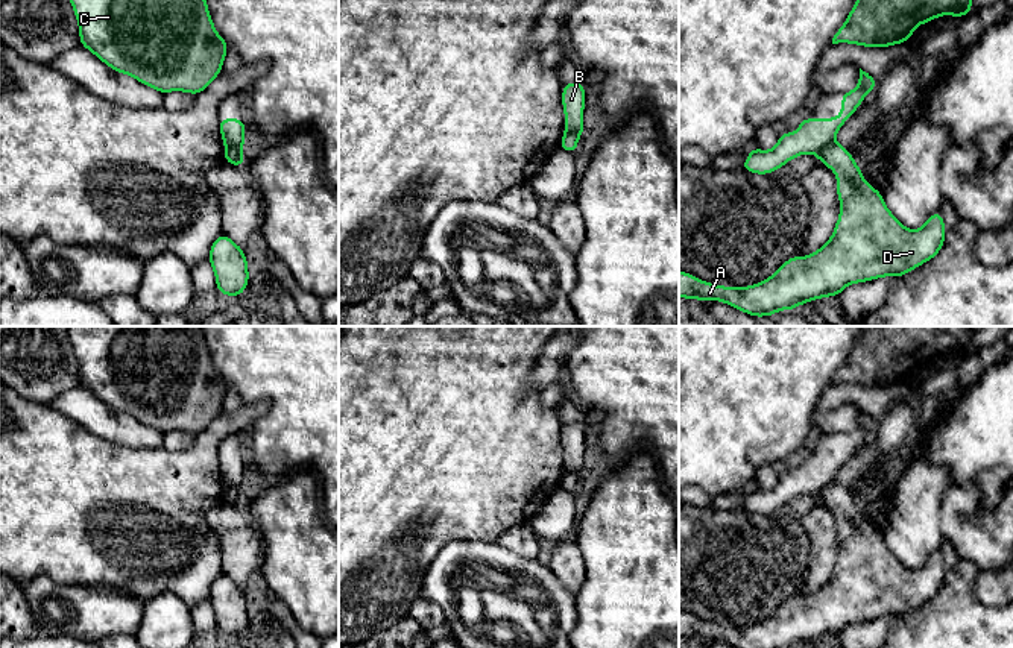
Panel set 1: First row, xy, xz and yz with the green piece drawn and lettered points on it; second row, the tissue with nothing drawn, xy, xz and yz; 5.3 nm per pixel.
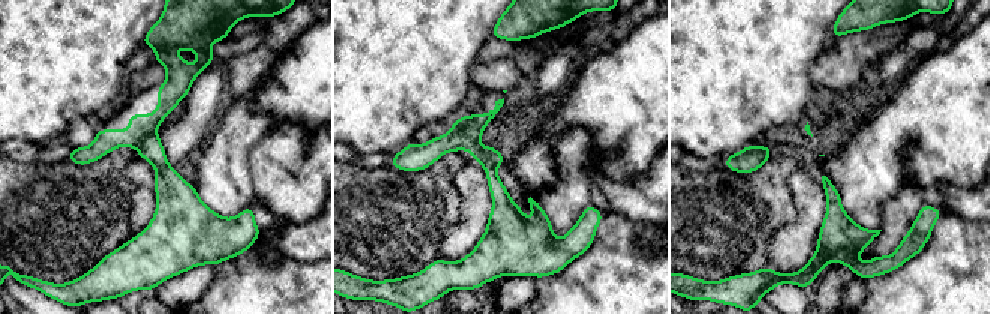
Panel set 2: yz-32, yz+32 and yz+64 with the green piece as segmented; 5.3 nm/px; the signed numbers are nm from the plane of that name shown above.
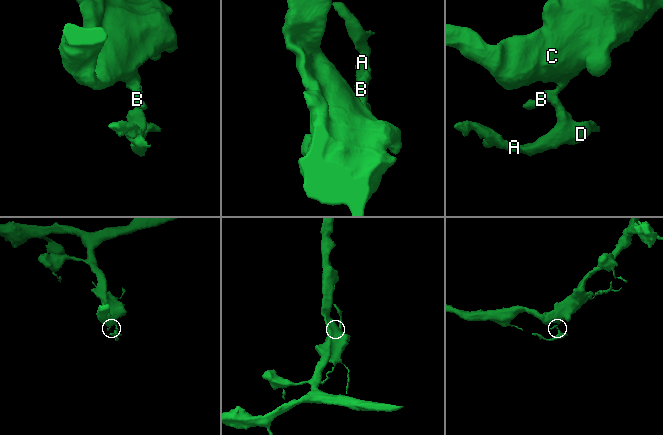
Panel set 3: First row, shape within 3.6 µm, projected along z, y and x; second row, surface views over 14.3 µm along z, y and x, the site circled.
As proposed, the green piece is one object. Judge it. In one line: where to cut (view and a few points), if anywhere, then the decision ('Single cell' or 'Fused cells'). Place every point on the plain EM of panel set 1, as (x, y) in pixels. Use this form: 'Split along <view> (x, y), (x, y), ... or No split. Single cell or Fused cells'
Split along yz (833, 480), (817, 495). Fused cells

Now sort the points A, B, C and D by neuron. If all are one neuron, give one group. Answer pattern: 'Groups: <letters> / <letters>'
Groups: A D / B C

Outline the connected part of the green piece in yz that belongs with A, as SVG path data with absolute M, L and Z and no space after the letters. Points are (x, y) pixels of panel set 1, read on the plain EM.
M831 481L819 495L819 501L835 513L840 539L834 574L819 590L806 596L791 596L770 618L743 628L709 624L679 612L679 636L720 640L734 648L797 648L820 637L838 636L850 624L904 616L940 592L946 574L940 551L933 552L920 569L910 571L887 548L882 533L864 521L861 507L846 487Z

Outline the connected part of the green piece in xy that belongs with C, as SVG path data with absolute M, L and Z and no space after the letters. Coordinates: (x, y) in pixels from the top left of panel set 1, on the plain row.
M67 326L80 385L117 413L163 434L202 433L222 411L228 382L214 369L200 326Z

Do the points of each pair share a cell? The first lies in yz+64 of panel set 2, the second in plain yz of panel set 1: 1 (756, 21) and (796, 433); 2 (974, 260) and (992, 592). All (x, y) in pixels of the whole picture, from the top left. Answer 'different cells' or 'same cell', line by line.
1: same cell
2: different cells

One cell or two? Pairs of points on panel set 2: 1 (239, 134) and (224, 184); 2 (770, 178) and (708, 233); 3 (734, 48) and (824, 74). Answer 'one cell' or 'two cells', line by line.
1: one cell
2: one cell
3: two cells

